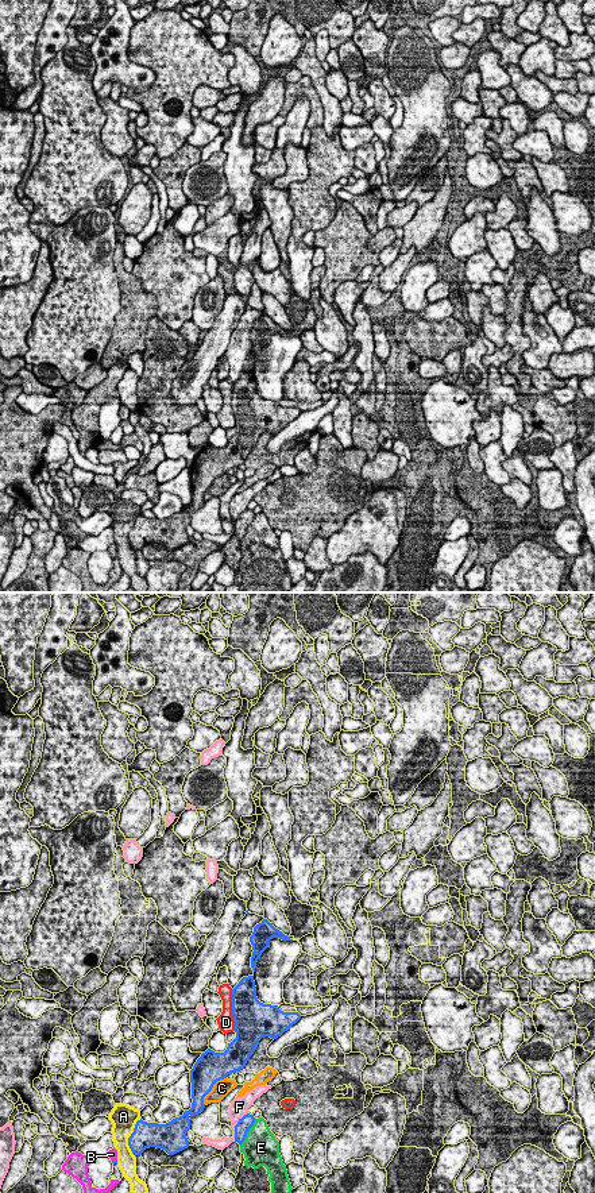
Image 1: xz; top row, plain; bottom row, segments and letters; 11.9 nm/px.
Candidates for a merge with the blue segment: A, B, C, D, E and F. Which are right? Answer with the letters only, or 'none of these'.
B

